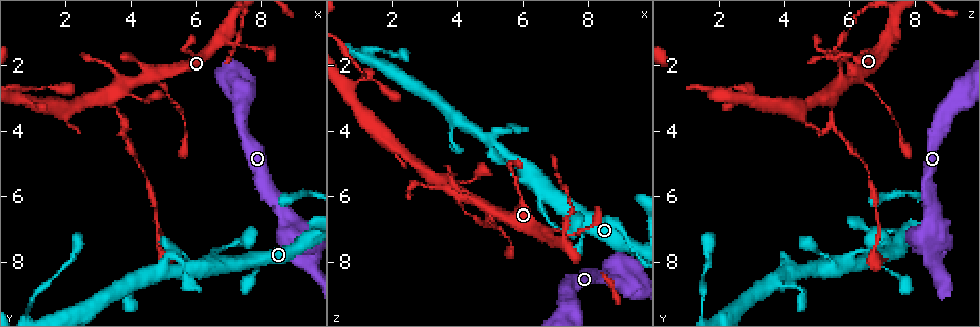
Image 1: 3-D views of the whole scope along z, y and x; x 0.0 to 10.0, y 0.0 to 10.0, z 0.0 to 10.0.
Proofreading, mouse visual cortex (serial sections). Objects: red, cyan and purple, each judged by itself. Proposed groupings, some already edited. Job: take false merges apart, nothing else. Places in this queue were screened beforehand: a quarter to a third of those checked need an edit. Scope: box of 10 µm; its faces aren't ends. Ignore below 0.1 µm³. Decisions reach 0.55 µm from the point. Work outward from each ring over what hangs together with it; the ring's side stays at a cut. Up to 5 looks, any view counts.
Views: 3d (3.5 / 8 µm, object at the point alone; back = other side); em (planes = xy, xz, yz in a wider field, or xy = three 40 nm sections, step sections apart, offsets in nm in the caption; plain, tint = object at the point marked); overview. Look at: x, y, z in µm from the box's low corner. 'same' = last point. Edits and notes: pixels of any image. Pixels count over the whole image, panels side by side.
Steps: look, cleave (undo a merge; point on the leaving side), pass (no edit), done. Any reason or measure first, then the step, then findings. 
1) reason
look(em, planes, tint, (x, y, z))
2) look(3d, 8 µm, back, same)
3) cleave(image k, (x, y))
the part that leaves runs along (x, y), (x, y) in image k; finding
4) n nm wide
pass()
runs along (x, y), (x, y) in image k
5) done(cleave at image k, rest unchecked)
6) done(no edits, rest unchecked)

abrupt turn
look(3d, 3.5 µm, (6.60, 7.85, 6.10))

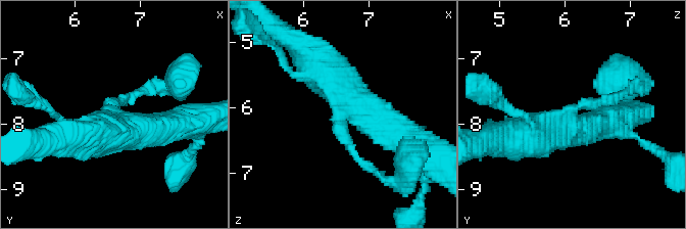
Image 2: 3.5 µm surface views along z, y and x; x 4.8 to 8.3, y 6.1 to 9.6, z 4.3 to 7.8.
shape alone is not enough
look(em, xy, step 5, tint, (6.65, 7.90, 6.05))

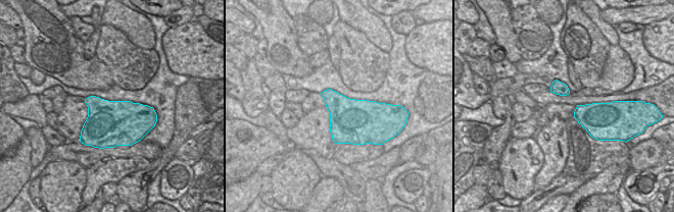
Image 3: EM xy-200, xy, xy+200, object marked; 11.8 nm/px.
3 arms
pass()
runs along (418, 150), (327, 78), (311, 59) in image 2; all the same cell

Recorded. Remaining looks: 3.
abrupt turn
look(3d, 3.5 µm, (9.35, 7.35, 8.75))

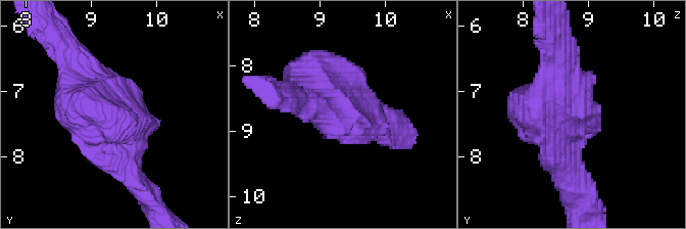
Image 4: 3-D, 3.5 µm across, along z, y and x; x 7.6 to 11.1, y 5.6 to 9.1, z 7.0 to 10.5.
look(em, xy, step 5, tint, (9.40, 7.30, 8.75))

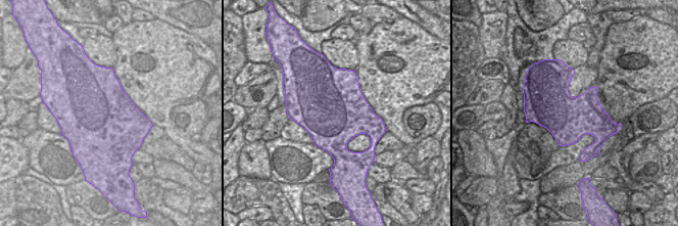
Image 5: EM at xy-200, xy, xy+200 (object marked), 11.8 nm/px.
look(em, planes, tint, same)

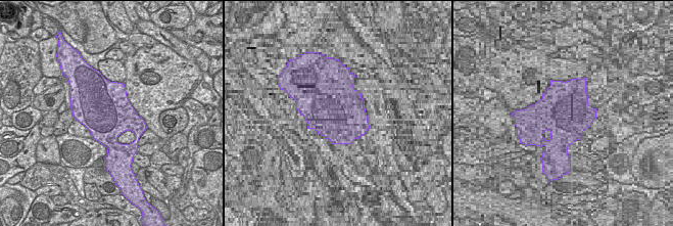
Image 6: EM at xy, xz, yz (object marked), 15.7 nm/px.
pass()
runs along (59, 40), (116, 112), (123, 156) in image 4; continuous, no second cell

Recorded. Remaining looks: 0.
done(no edits, rest unchecked)

